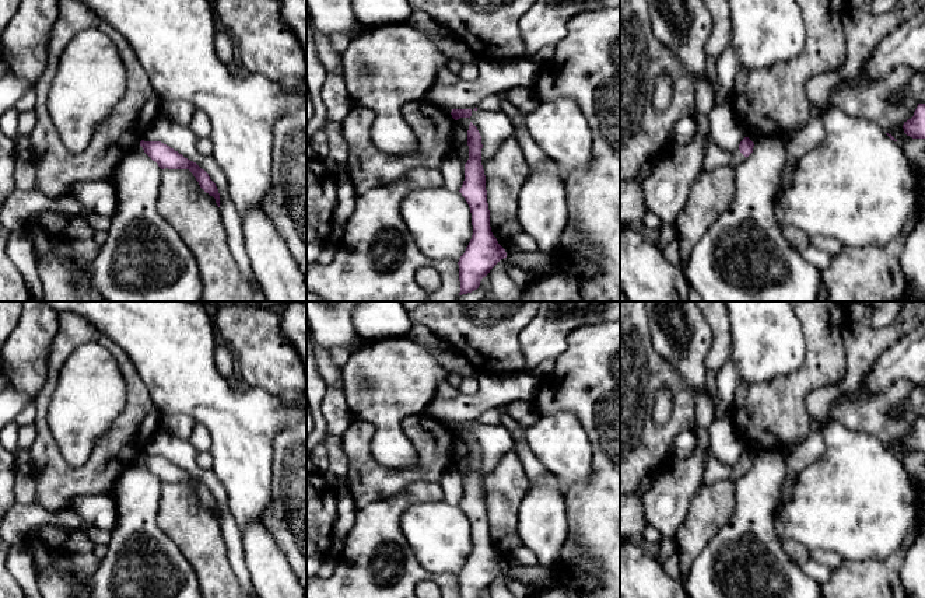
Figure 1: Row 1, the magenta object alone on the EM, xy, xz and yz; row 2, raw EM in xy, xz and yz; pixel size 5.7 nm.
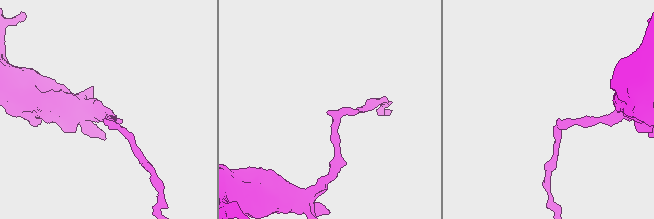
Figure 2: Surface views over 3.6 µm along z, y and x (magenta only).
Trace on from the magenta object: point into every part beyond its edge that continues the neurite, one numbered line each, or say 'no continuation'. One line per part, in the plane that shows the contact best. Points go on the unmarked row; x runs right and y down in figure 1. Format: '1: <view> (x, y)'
1: yz (714, 471)

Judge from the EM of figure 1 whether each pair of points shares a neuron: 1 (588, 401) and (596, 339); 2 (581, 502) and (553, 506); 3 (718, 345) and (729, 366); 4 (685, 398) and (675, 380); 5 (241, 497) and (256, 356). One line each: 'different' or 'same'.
1: same
2: different
3: different
4: same
5: different

